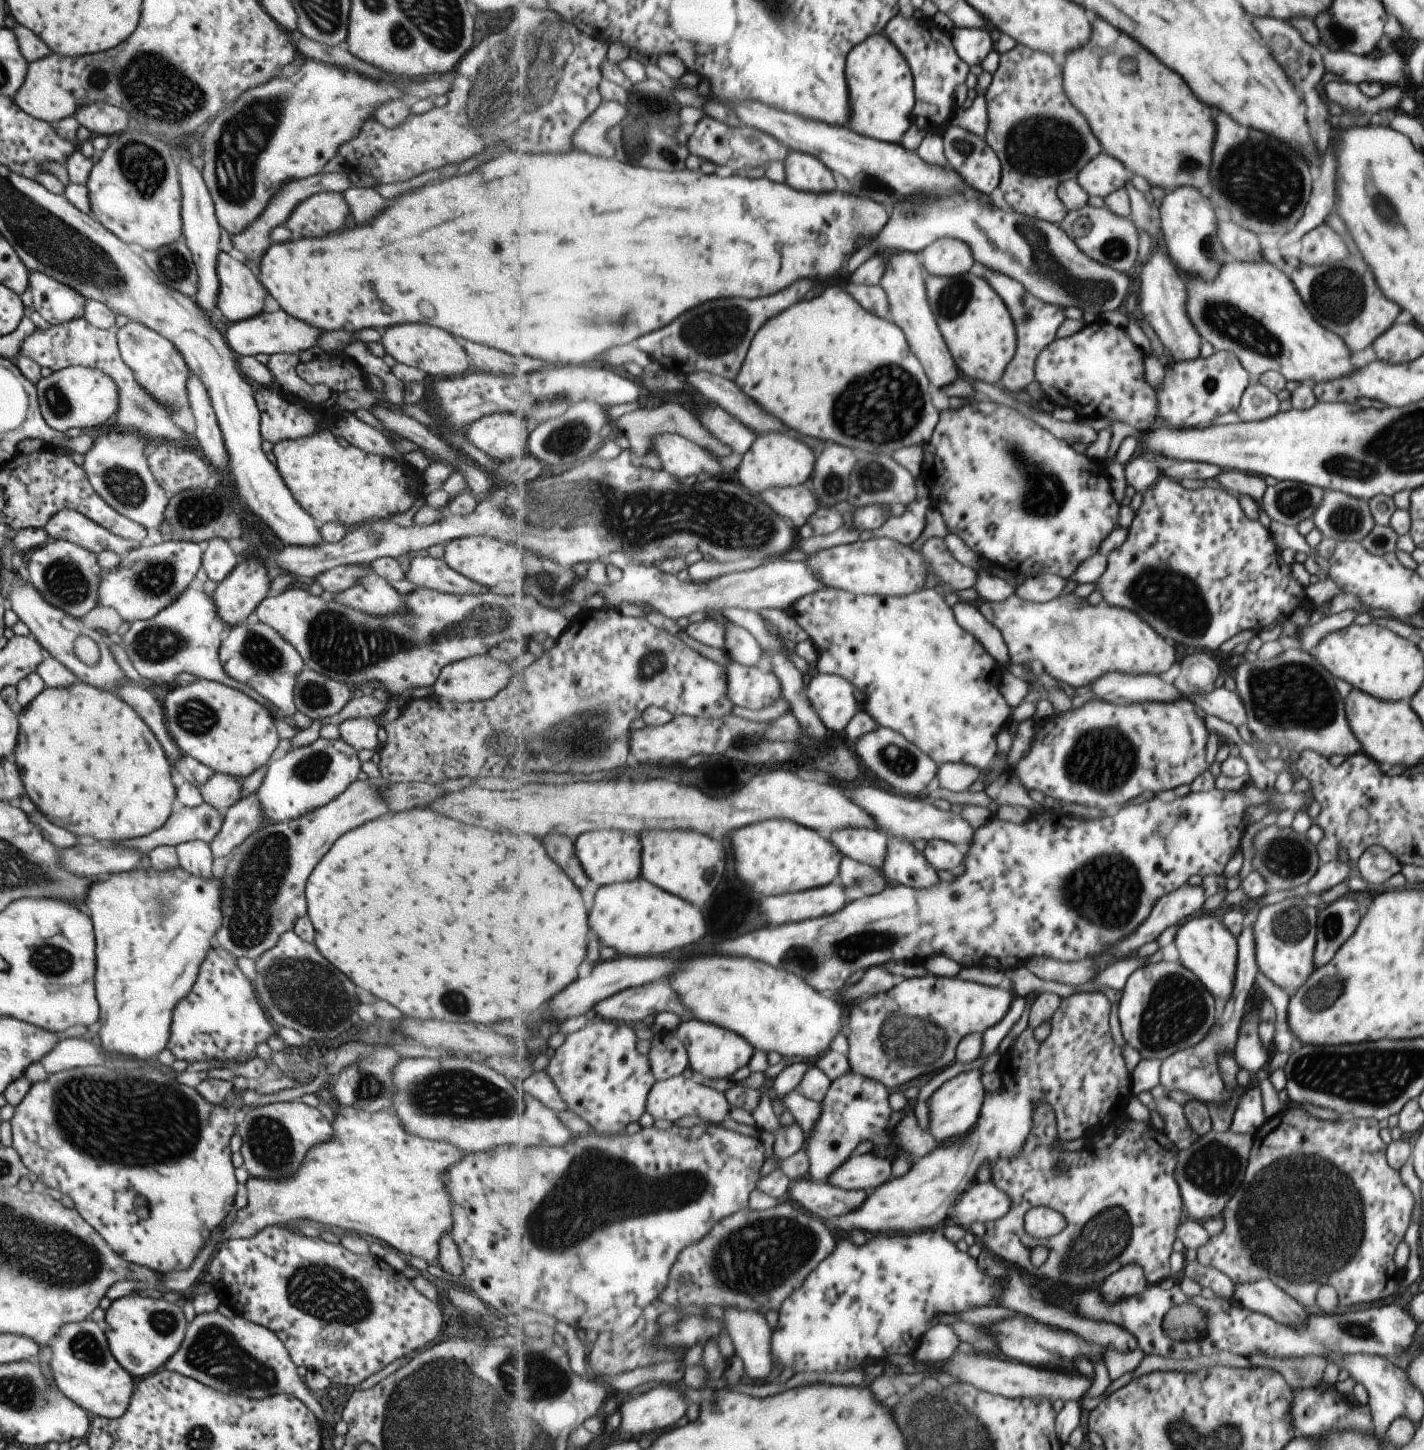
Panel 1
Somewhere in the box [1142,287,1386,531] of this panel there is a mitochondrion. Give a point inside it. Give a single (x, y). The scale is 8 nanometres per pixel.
(1226, 320)

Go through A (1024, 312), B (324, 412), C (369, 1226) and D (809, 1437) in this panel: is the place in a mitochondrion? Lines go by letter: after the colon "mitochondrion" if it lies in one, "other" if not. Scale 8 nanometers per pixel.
A: mitochondrion
B: other
C: other
D: other

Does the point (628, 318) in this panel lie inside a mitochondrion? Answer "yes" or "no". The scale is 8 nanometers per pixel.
yes

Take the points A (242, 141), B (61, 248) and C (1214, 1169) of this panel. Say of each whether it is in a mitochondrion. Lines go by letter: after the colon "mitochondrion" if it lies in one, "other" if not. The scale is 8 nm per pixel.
A: mitochondrion
B: mitochondrion
C: mitochondrion

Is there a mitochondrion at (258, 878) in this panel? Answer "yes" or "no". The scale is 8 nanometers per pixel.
yes

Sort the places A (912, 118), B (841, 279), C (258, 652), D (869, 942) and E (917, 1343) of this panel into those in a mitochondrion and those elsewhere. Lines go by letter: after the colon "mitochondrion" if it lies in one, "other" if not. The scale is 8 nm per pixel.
A: other
B: other
C: mitochondrion
D: mitochondrion
E: other

